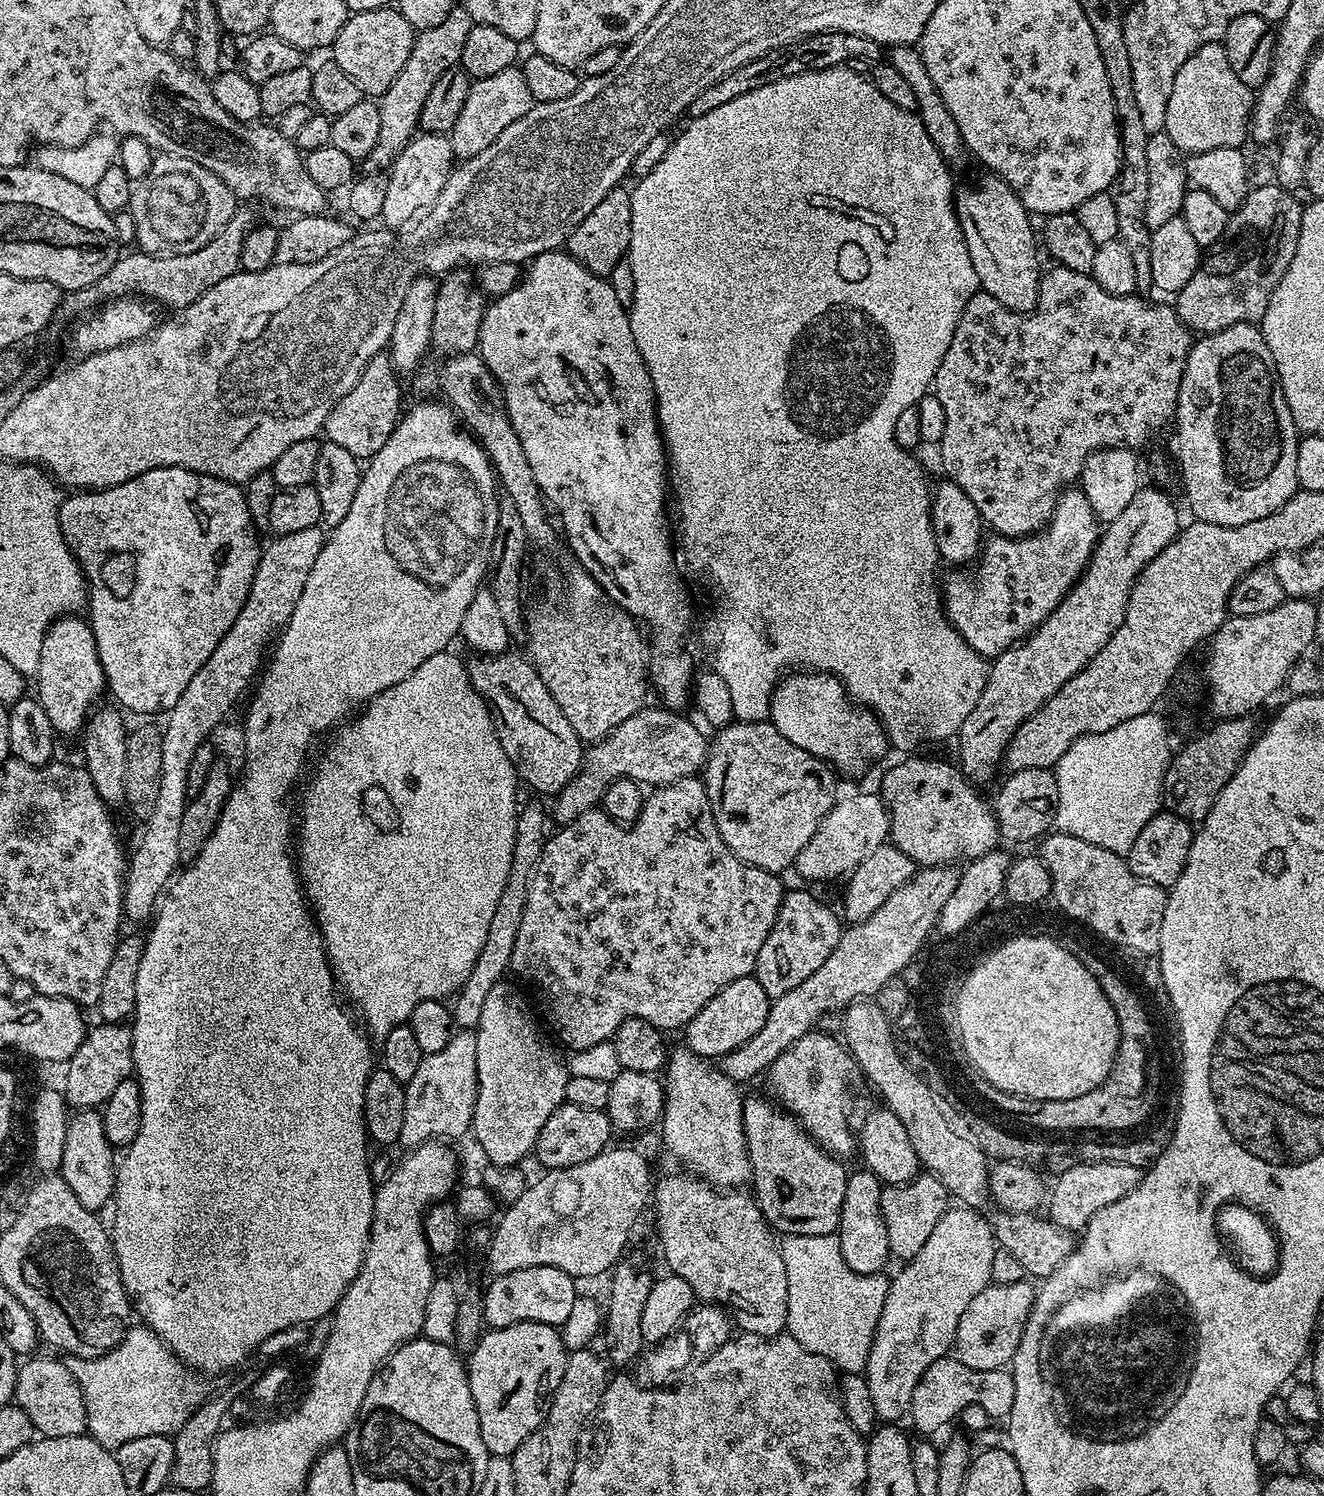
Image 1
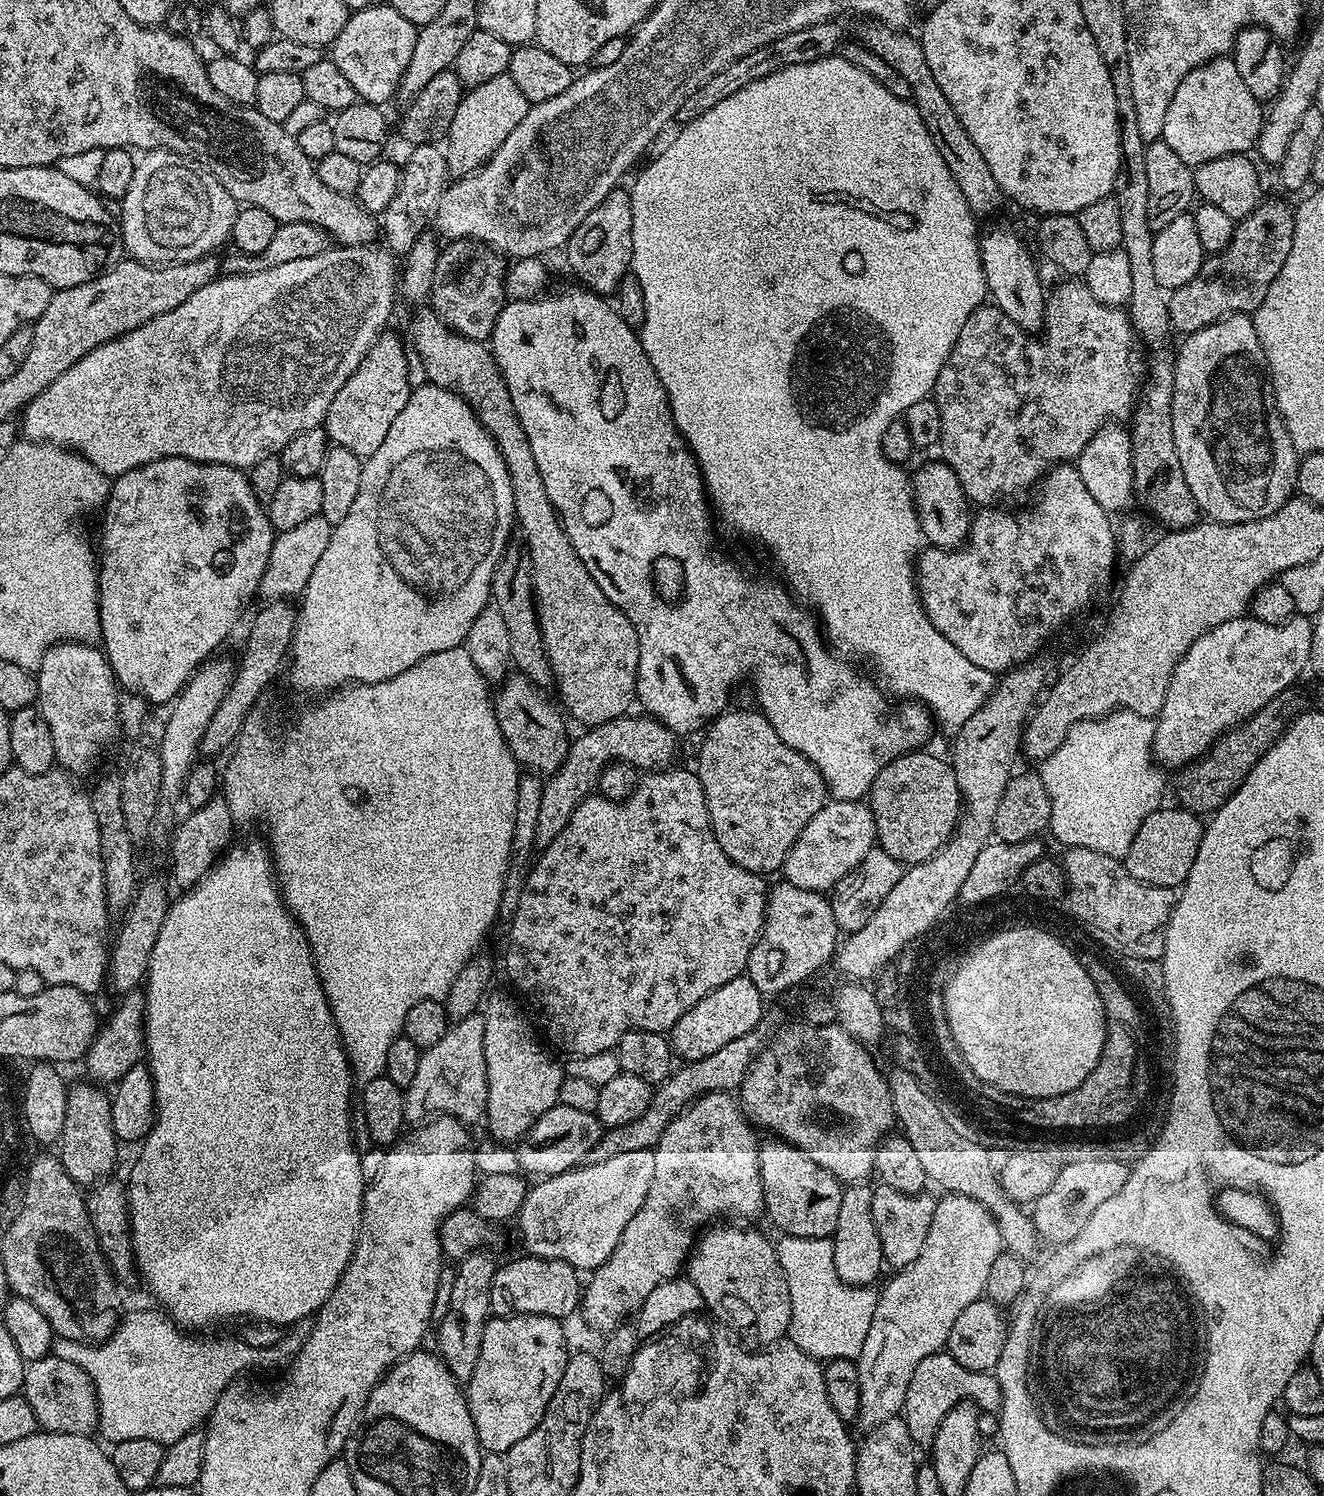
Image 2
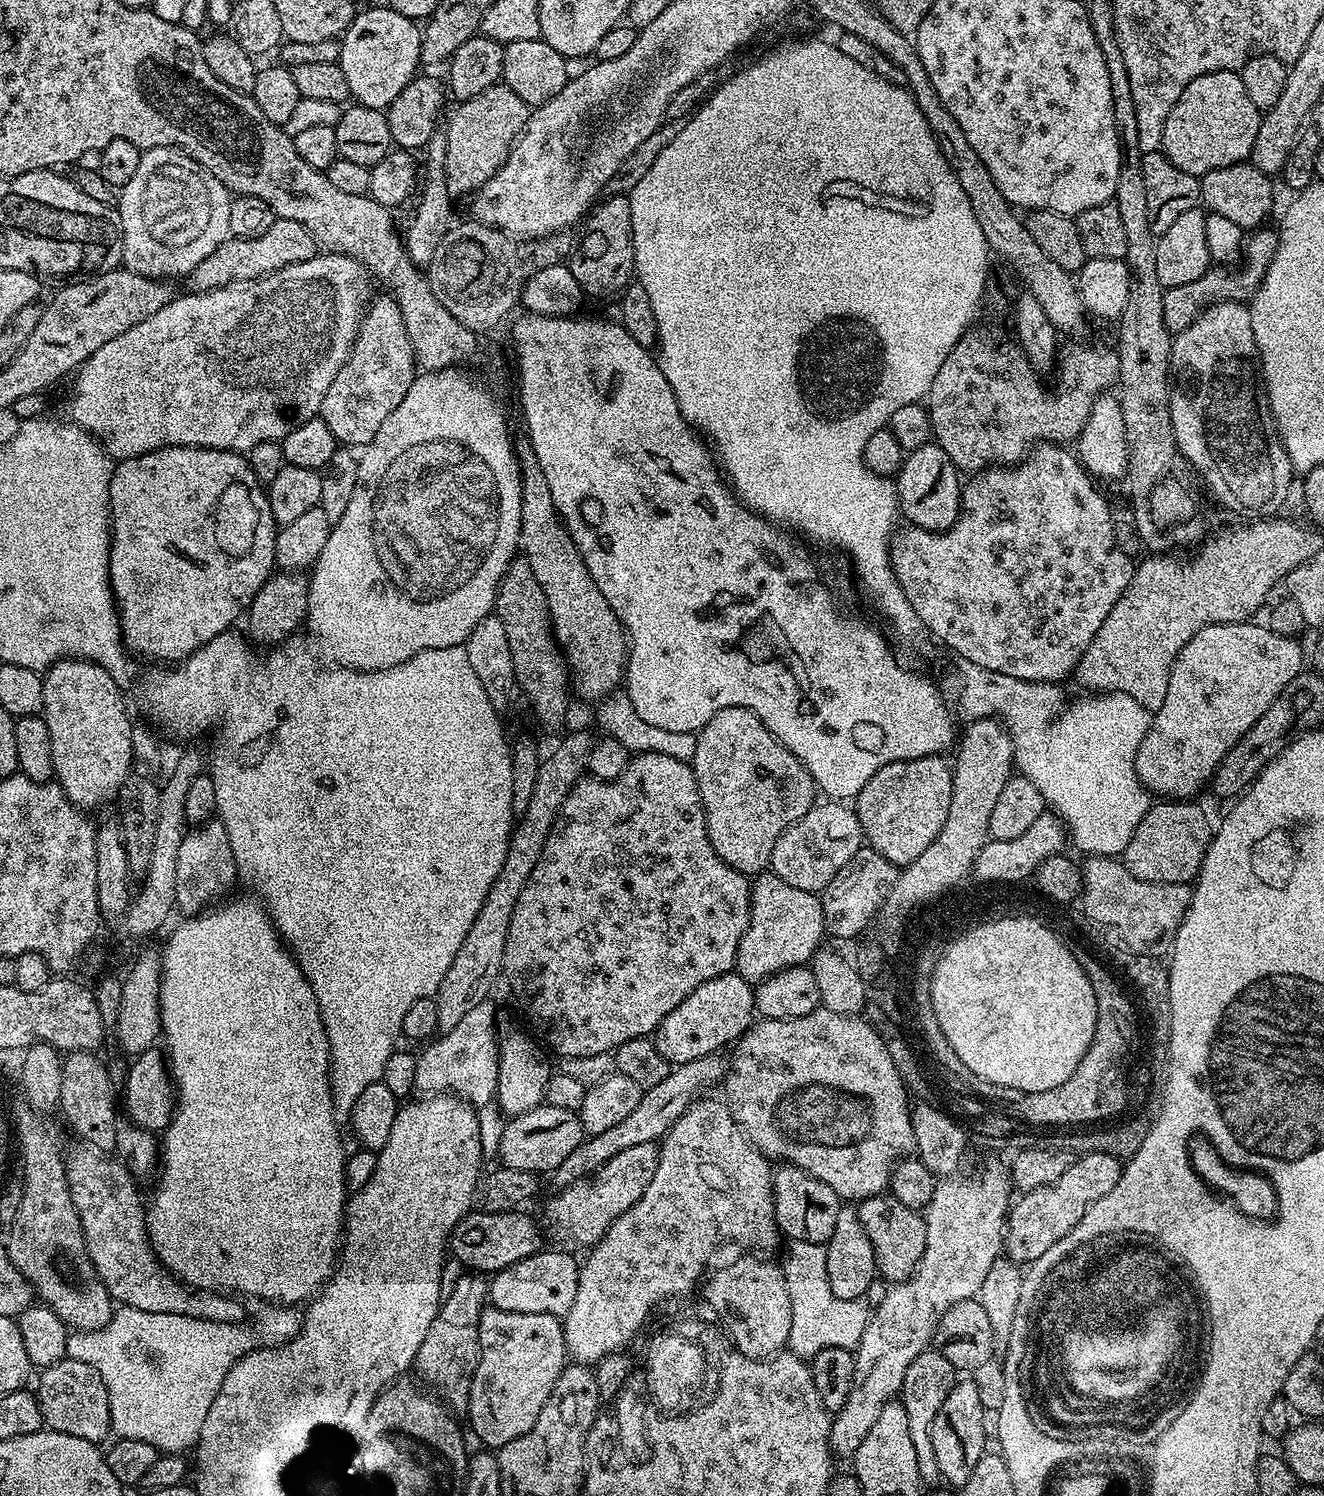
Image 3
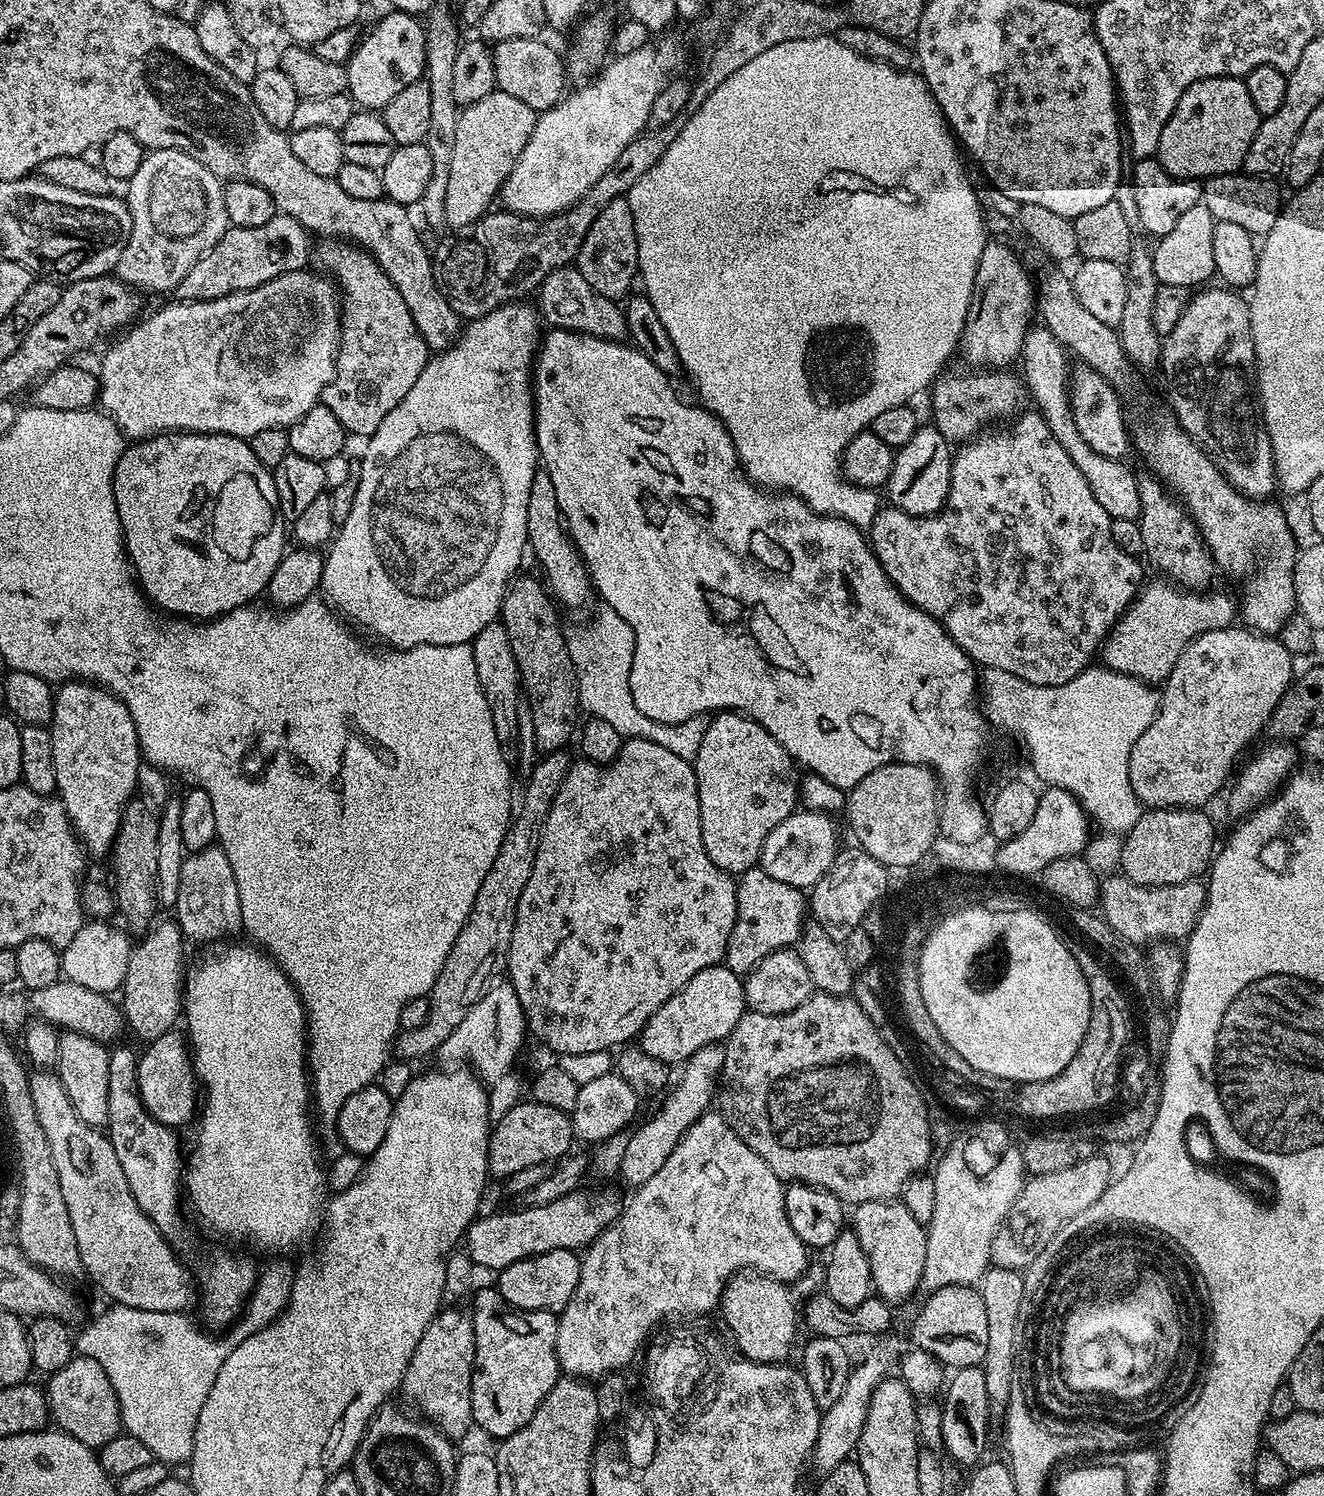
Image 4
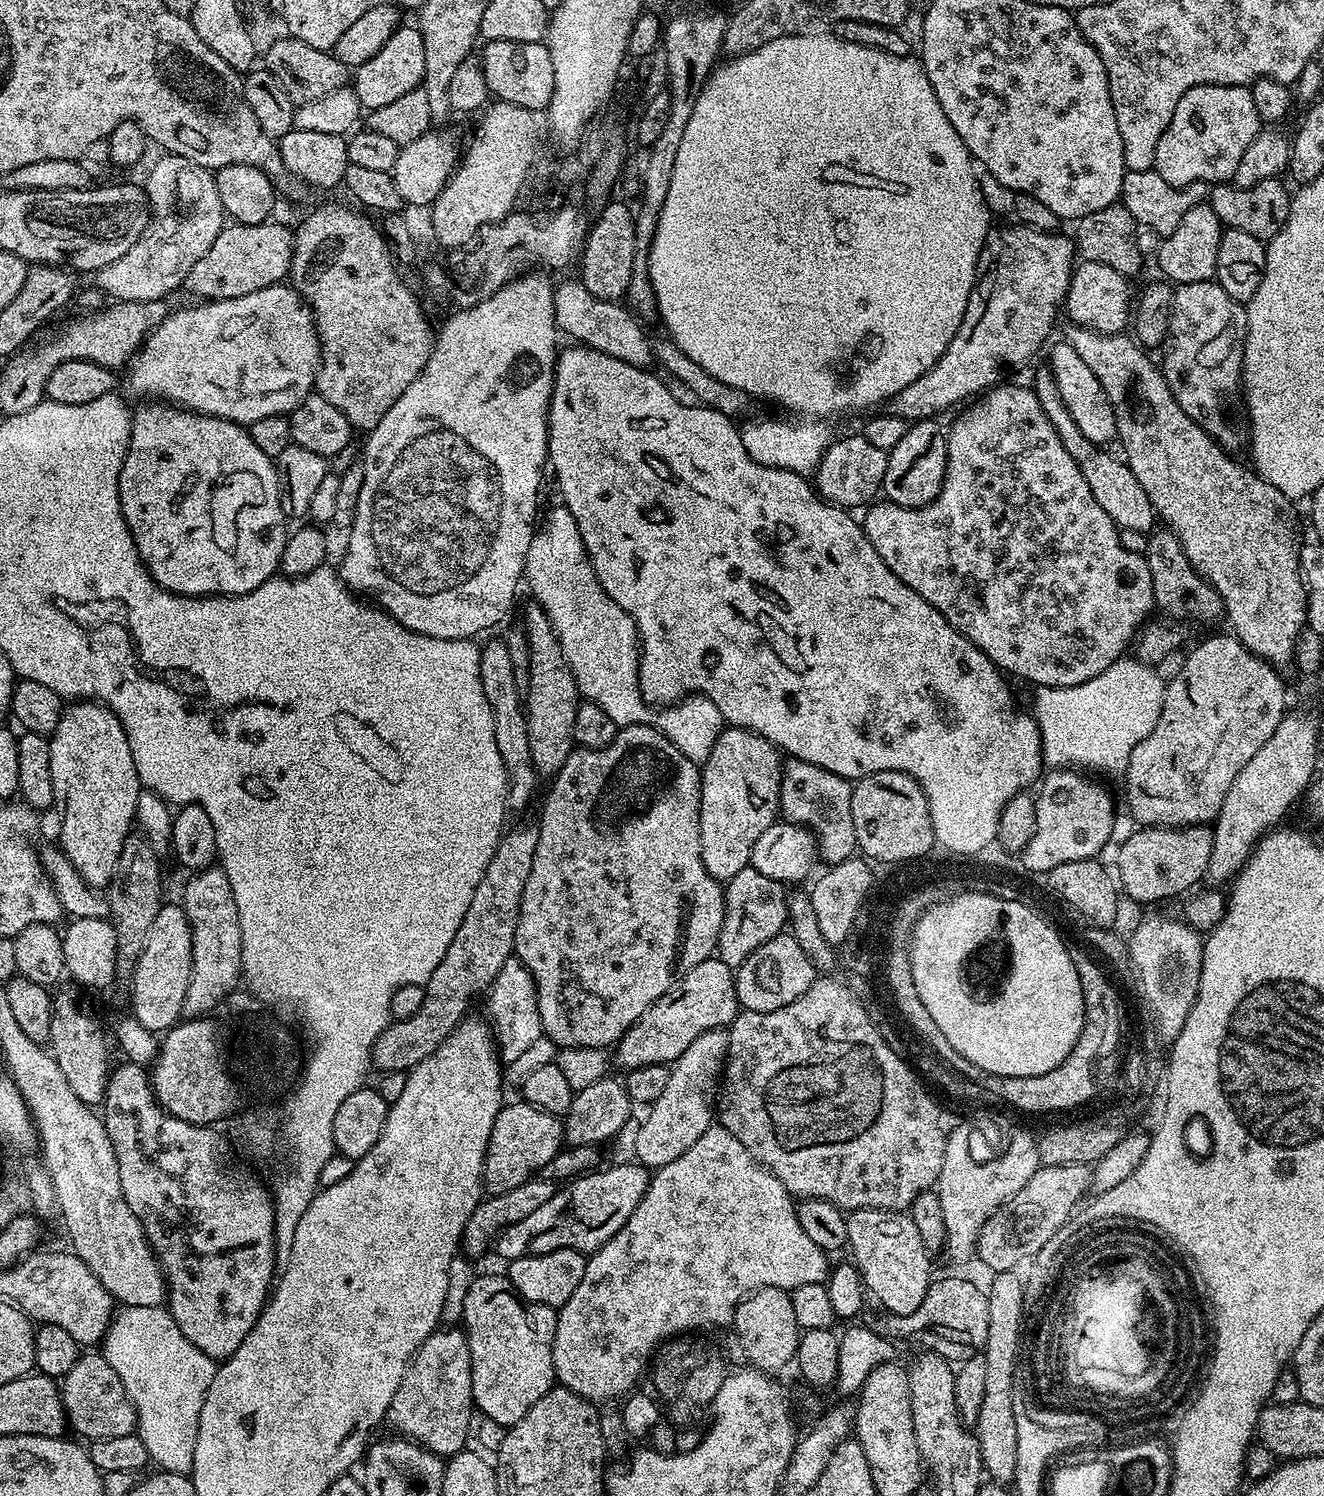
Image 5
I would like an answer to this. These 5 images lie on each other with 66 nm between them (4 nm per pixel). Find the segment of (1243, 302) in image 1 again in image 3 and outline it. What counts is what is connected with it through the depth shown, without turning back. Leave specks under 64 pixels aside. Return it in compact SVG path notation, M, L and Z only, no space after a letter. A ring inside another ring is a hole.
M1261 226L1244 241L1244 251L1238 266L1213 266L1208 269L1198 282L1186 282L1186 286L1165 288L1162 298L1162 318L1168 331L1175 334L1186 330L1212 304L1224 304L1228 300L1237 302L1251 301L1260 288L1262 278L1274 258L1280 245L1280 238L1275 227Z

